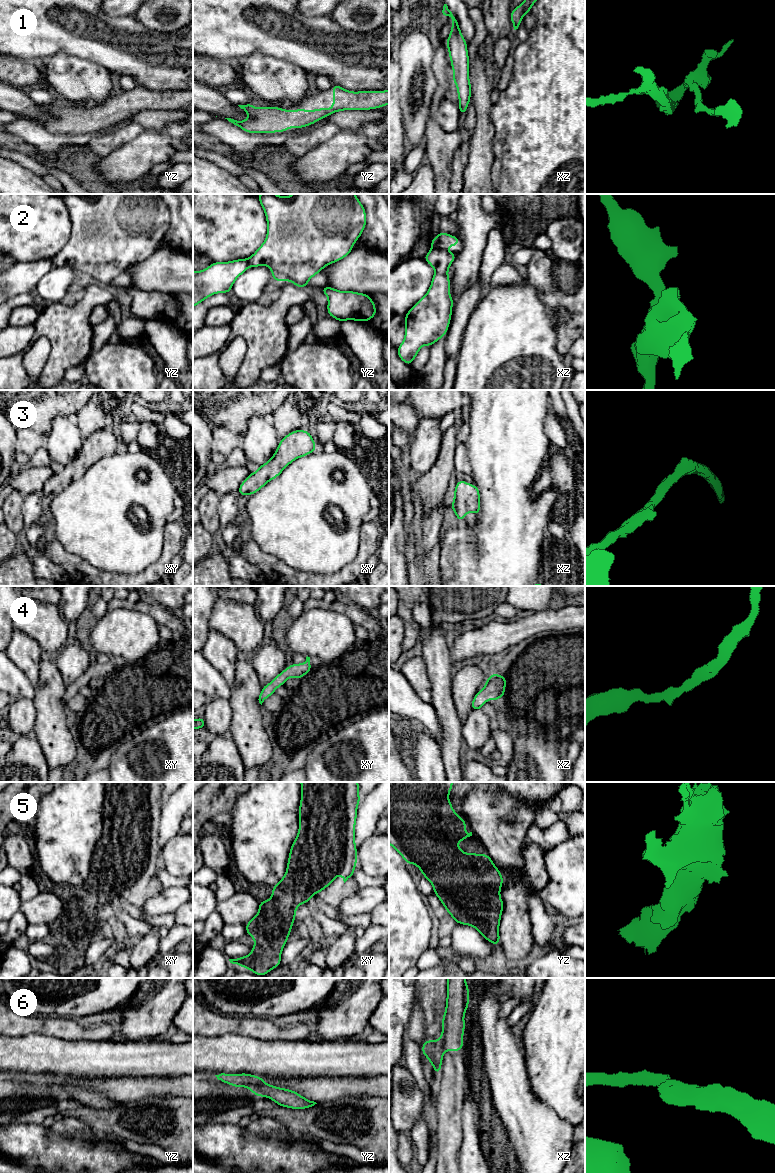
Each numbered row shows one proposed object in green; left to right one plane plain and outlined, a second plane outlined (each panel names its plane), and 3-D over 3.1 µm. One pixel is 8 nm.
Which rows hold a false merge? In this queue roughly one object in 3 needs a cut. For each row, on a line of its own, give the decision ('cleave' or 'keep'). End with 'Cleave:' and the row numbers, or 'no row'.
1: keep
2: cleave
3: keep
4: keep
5: keep
6: cleave
Cleave: 2, 6

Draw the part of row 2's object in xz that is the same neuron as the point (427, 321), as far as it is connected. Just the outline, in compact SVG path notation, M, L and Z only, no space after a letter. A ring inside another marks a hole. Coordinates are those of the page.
M432 247L423 258L433 267L435 273L428 292L404 316L405 336L403 342L397 348L399 358L409 366L411 366L422 346L428 345L431 347L447 333L454 303L454 300L450 296L448 269L456 259L456 253Z

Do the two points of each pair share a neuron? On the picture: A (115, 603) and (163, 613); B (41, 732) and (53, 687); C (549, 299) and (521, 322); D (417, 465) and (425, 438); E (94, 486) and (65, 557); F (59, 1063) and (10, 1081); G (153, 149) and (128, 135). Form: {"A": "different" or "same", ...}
{"A": "same", "B": "same", "C": "different", "D": "same", "E": "different", "F": "different", "G": "different"}

